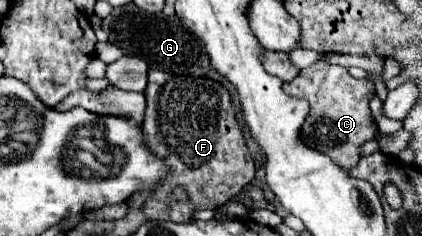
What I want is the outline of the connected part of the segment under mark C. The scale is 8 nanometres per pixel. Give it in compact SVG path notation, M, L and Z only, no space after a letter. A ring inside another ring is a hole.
M316 61L314 65L302 69L298 77L294 77L290 83L284 83L282 89L292 97L300 97L310 103L310 113L300 131L302 143L318 153L328 155L342 169L356 165L360 159L358 147L374 139L378 129L370 111L374 83L350 77L344 67L328 65L326 61Z

